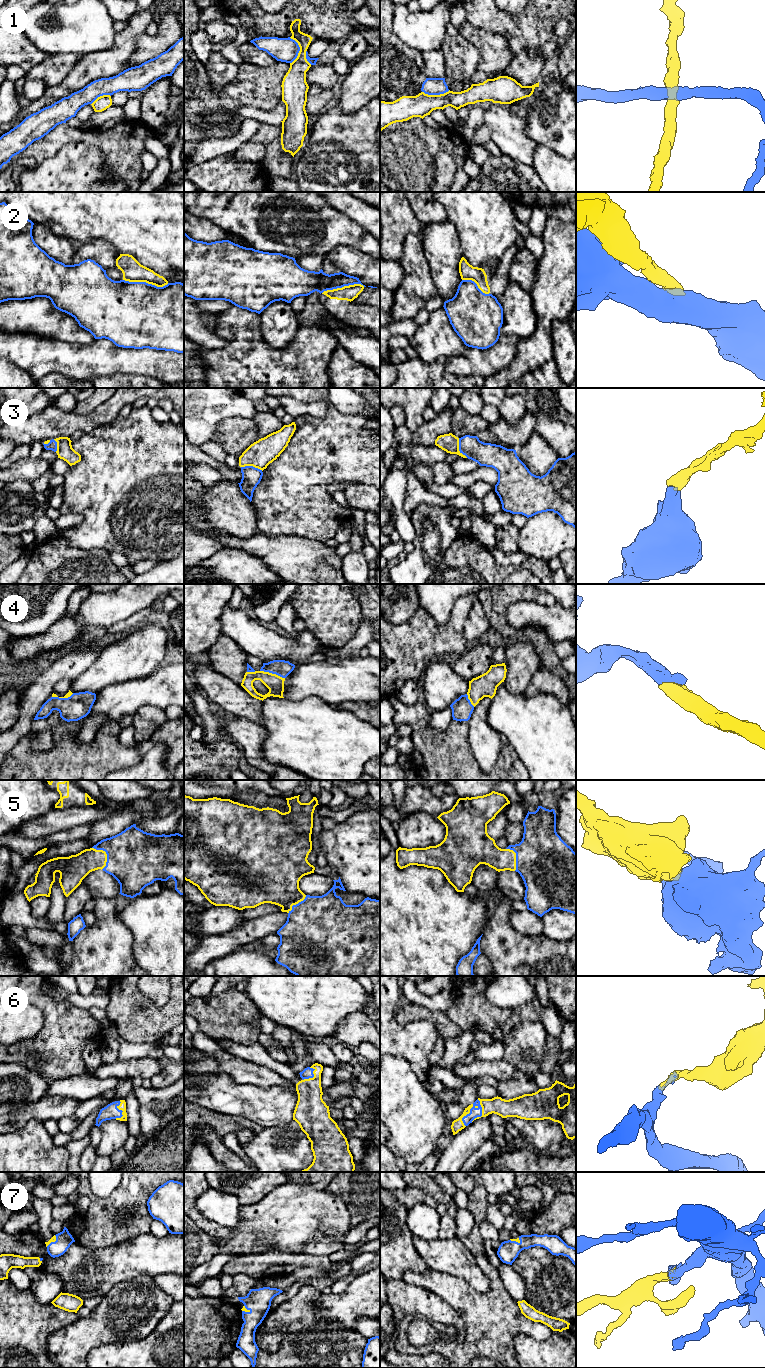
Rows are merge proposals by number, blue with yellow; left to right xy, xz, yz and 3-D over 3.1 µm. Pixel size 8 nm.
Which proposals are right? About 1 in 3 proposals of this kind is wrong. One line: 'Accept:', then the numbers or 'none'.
Accept: 3, 4, 5, 6, 7

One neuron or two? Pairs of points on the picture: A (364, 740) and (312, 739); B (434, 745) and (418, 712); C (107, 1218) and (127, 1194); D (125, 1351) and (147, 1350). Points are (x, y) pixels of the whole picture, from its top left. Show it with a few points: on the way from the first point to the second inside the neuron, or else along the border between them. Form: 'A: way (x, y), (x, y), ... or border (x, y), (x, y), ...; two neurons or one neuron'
A: way (351, 740), (325, 740); one neuron
B: way (426, 737), (420, 730), (419, 720); one neuron
C: way (113, 1212), (123, 1200); one neuron
D: way (130, 1351), (142, 1351); one neuron

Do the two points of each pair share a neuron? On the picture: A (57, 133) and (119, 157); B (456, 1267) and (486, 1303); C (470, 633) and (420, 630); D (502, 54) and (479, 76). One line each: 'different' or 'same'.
A: same
B: different
C: different
D: same

